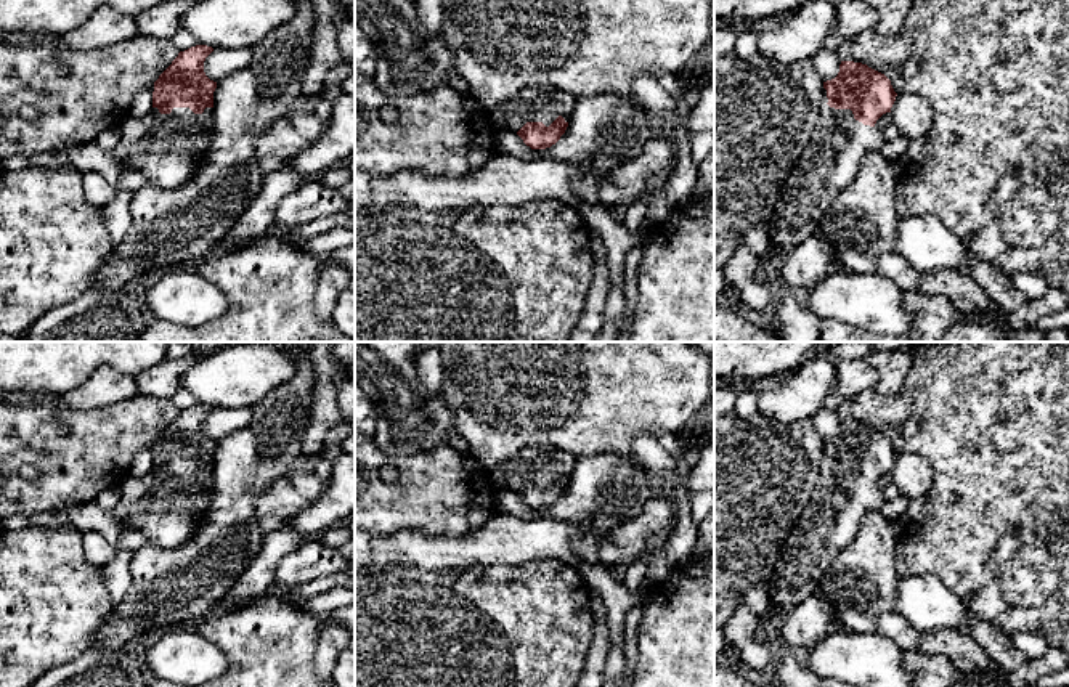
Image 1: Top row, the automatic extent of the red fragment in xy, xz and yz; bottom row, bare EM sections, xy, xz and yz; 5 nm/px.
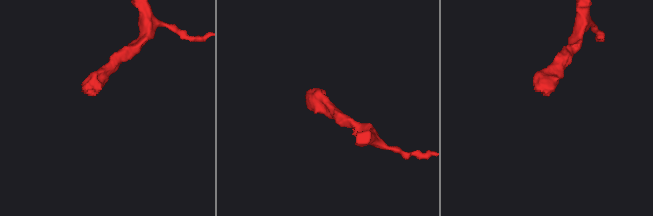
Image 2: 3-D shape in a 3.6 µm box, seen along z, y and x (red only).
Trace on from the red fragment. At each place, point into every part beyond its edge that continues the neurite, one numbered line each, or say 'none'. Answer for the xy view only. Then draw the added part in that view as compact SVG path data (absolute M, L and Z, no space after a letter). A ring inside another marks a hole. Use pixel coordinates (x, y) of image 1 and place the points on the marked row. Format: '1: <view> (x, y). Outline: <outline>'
1: xy (167, 148). Outline: M152 108L143 117L127 117L112 154L141 172L148 185L173 189L197 170L212 140L213 108L194 114L189 108L173 108L161 114Z

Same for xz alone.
1: xz (546, 103). Outline: M552 85L523 87L517 95L501 103L506 128L518 132L526 122L543 122L549 127L559 116L570 120L576 98Z

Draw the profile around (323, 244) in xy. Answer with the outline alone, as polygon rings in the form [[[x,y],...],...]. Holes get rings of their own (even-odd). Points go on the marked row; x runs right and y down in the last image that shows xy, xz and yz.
[[[334,228],[308,239],[299,239],[299,244],[323,260],[334,250],[355,244],[355,228]]]

